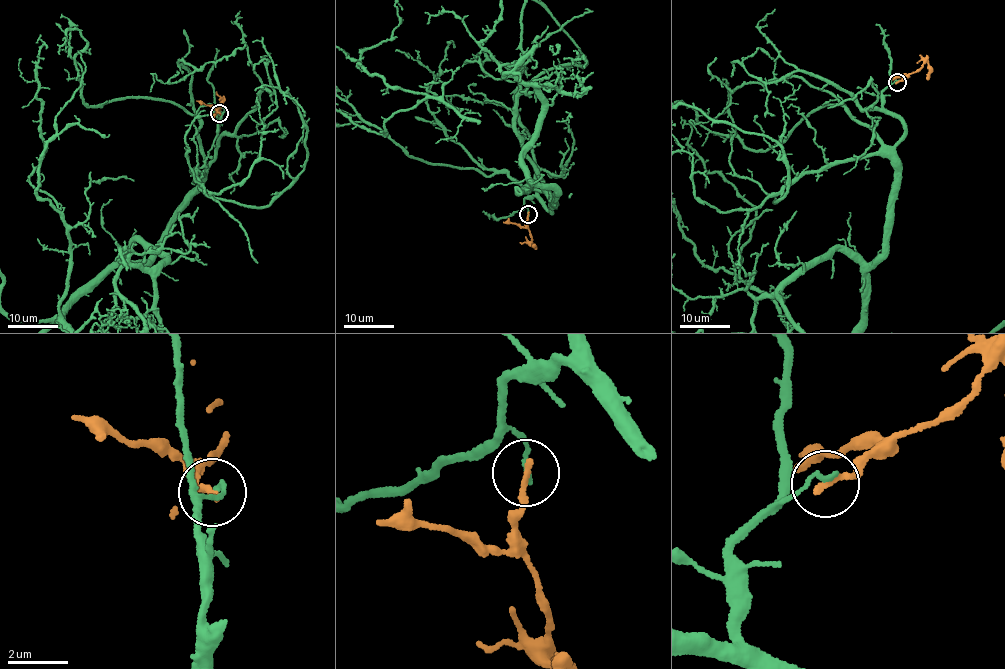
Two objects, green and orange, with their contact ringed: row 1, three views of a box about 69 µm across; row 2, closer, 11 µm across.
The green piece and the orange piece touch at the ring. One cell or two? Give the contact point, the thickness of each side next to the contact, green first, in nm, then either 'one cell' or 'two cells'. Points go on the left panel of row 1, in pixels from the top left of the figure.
place (219, 113); calibres 170 and 190 nm; two cells

